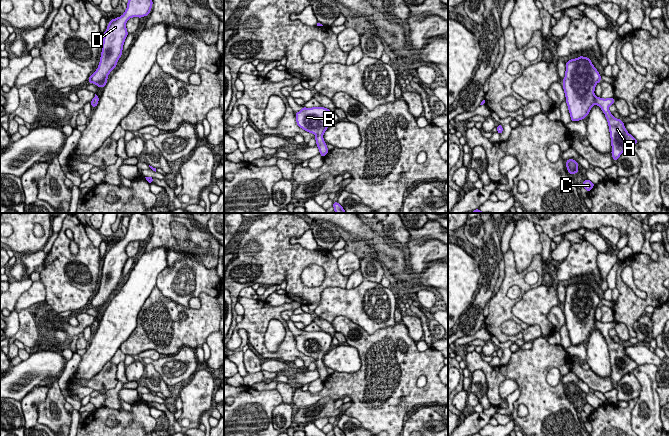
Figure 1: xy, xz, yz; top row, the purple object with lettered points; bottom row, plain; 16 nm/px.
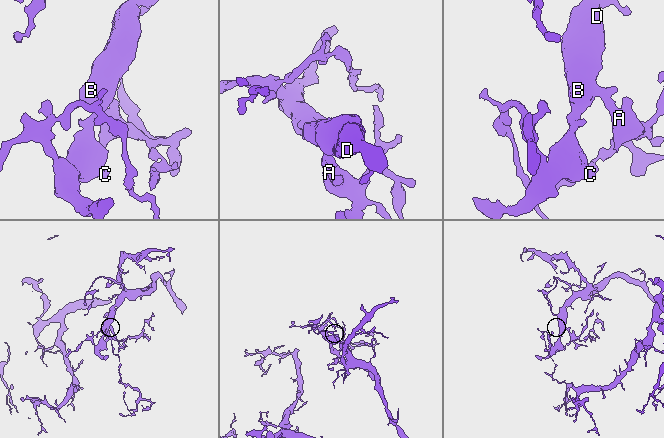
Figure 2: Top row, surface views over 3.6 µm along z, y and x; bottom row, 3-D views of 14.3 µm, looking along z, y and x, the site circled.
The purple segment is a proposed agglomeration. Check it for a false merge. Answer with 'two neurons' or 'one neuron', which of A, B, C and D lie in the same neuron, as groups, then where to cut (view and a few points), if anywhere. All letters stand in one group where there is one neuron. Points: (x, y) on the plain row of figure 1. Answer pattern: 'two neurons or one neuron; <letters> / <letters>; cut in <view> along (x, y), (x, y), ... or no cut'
one neuron; A B C D; no cut

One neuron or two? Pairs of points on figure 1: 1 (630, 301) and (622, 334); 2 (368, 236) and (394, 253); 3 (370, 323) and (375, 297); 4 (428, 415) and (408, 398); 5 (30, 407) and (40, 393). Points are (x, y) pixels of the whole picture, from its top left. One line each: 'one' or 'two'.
1: two
2: one
3: one
4: two
5: one

